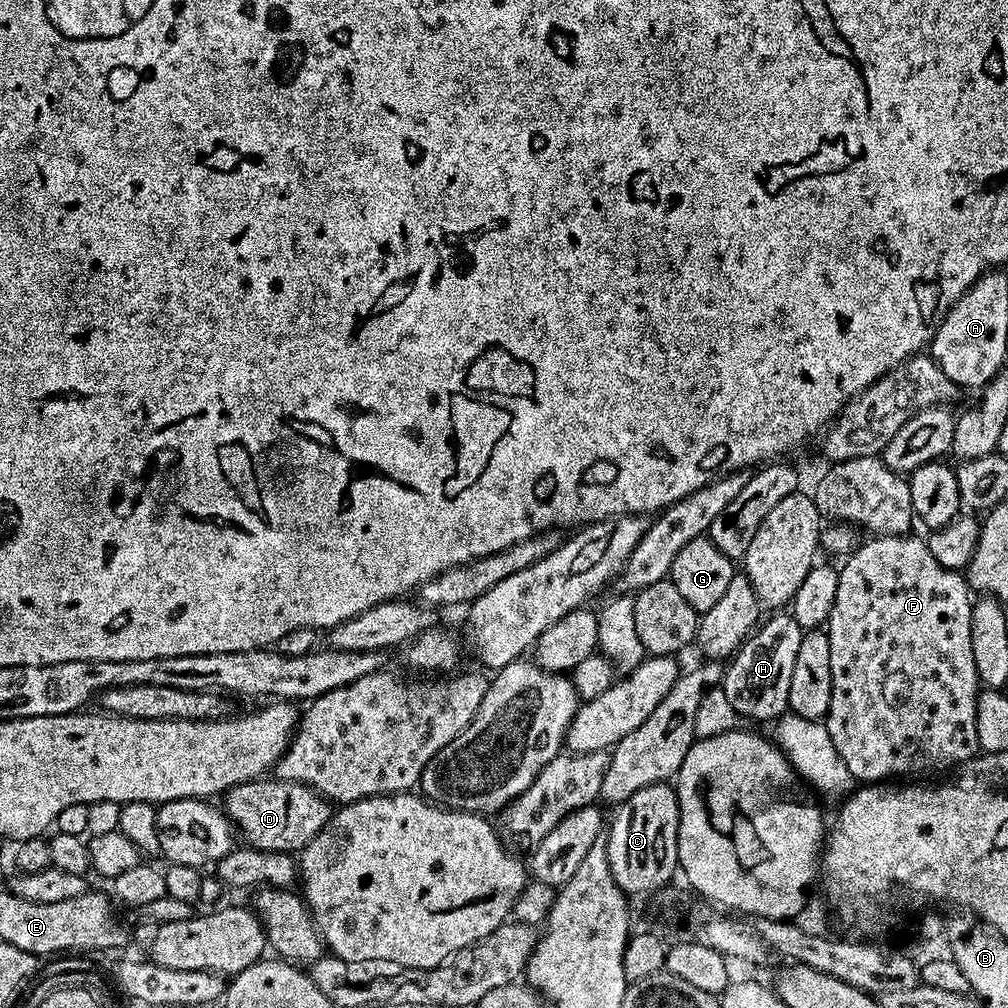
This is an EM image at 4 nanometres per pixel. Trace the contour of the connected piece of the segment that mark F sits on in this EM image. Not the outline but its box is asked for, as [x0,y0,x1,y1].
[826,534,980,782]

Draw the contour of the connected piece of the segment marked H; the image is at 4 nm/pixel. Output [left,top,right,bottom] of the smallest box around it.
[722,610,805,722]

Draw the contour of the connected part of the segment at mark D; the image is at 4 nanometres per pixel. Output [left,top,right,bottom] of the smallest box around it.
[222,778,333,854]

